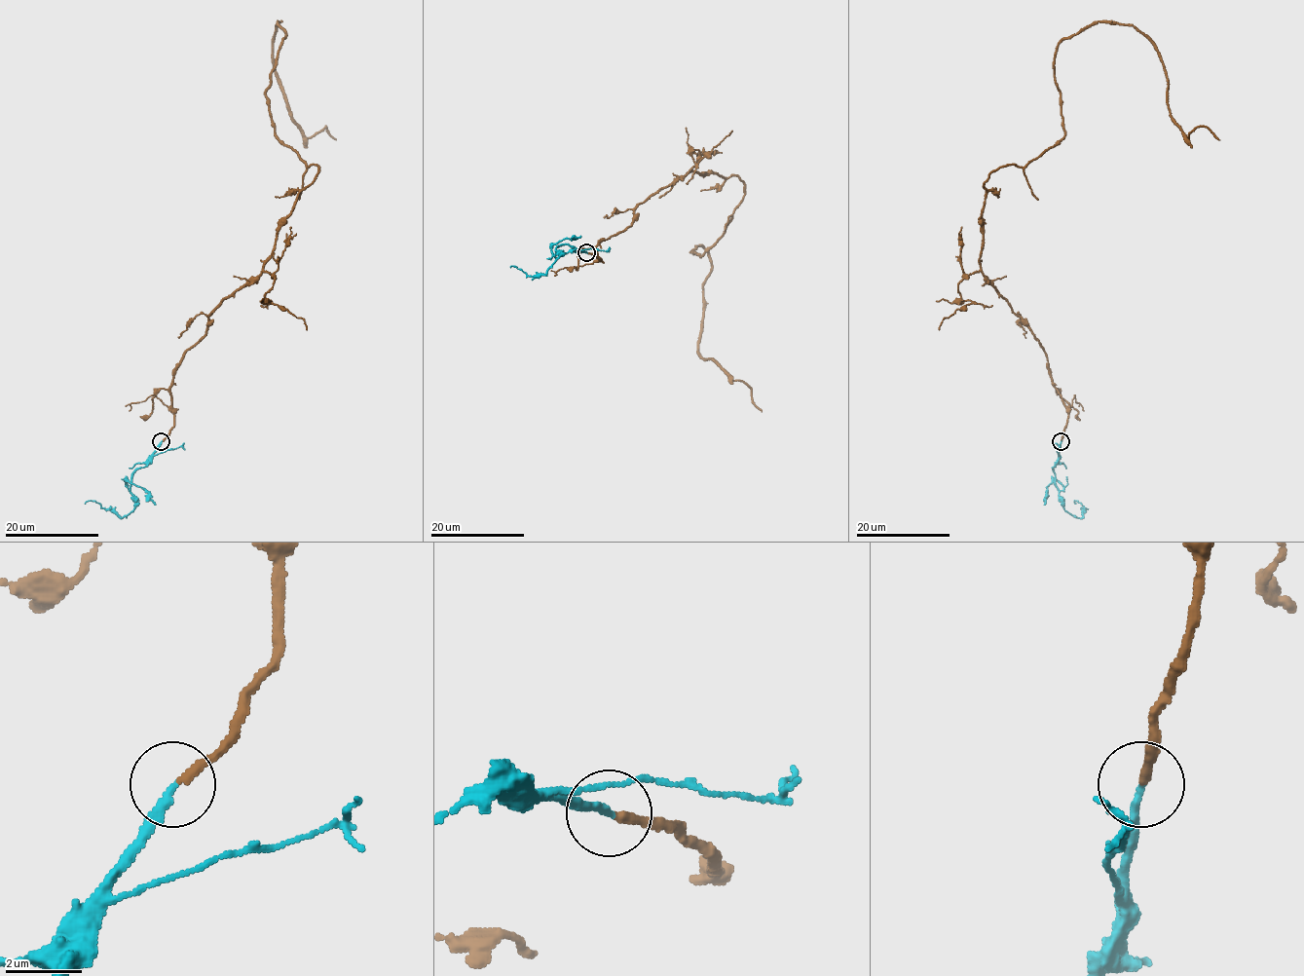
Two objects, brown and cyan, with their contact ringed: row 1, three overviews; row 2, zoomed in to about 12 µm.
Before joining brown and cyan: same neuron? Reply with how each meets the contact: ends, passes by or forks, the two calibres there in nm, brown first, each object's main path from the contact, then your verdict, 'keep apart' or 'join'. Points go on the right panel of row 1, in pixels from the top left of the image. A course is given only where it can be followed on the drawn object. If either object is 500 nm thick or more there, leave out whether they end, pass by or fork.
brown ends; cyan ends; calibres 240 and 200 nm; course brown (1061, 441), (981, 268), (985, 182), (1064, 135), (1057, 46), (1099, 21), (1219, 140); course cyan (1061, 441), (1060, 460), (1053, 467), (1056, 488), (1062, 507), (1082, 517), (1084, 507), (1078, 501), (1076, 504); join

